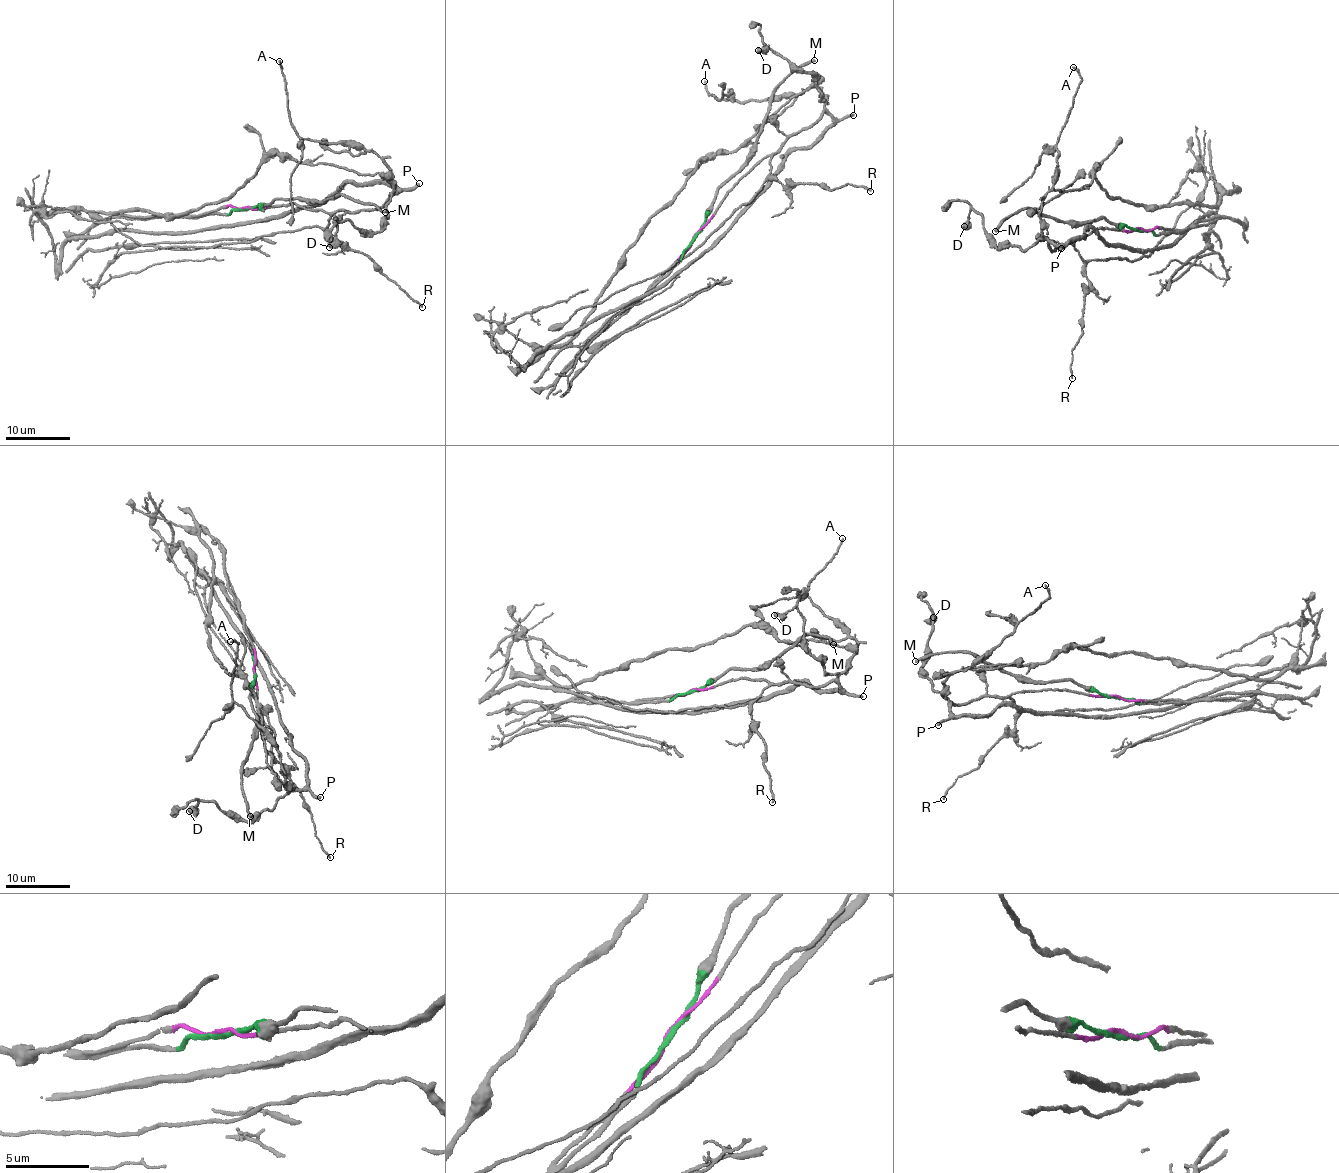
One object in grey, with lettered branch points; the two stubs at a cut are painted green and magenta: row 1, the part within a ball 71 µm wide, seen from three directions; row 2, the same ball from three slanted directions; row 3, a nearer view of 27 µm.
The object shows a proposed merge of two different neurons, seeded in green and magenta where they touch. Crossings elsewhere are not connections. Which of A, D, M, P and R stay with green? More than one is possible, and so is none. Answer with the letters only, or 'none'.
M

